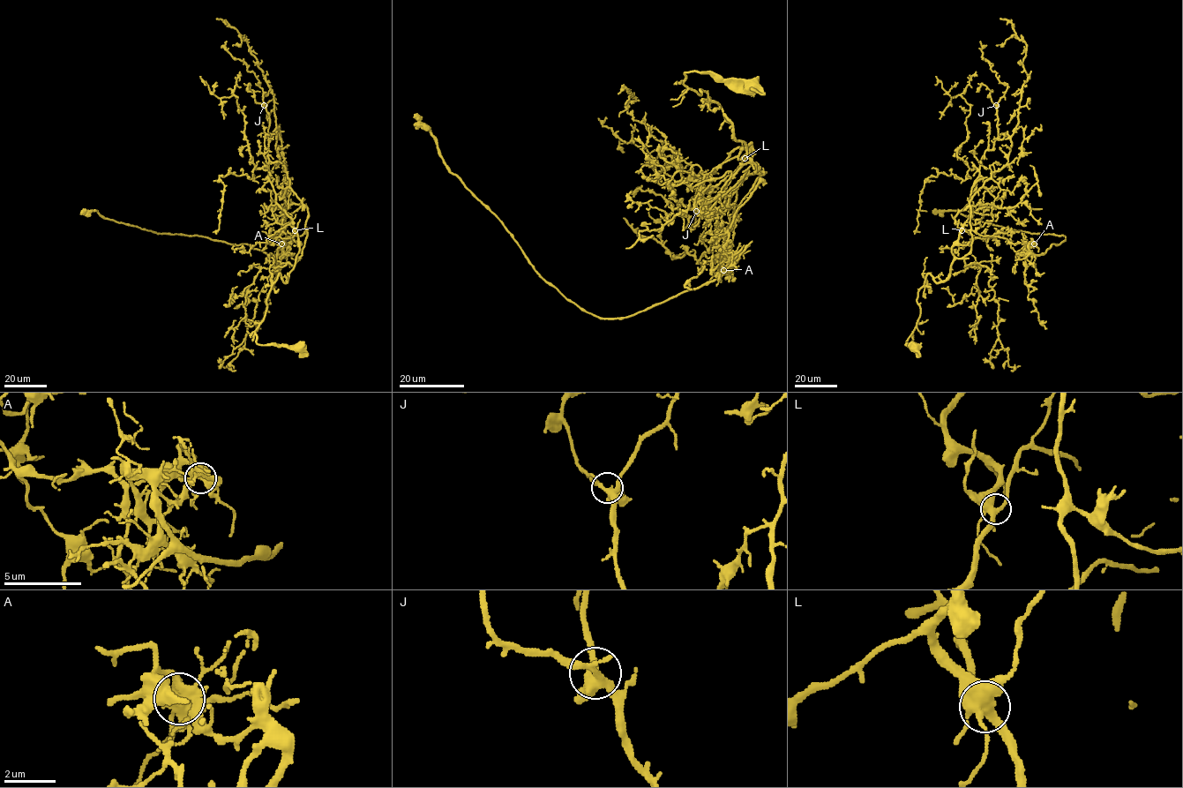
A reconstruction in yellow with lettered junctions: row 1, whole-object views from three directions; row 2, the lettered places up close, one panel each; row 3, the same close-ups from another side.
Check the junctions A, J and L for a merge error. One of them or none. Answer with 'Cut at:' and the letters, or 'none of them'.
Cut at: A

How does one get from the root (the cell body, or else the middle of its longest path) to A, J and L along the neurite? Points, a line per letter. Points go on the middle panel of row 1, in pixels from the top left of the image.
A: (752, 89), (710, 72), (685, 72), (683, 82), (717, 104), (755, 171), (763, 172), (727, 229), (723, 270)
J: (752, 89), (685, 72), (683, 83), (717, 104), (735, 138), (752, 143), (705, 180), (706, 214), (696, 211)
L: (752, 89), (710, 72), (685, 72), (683, 82), (717, 104), (736, 139), (747, 146), (752, 143), (744, 158)

